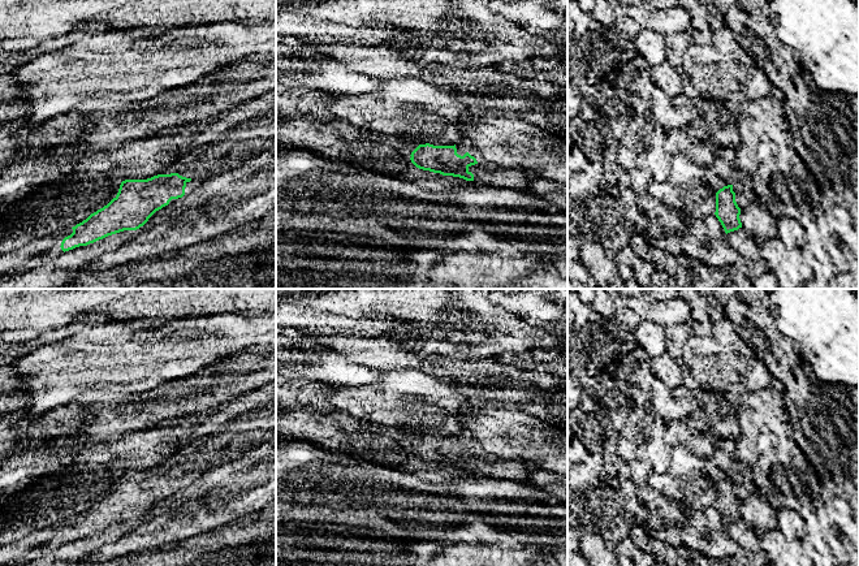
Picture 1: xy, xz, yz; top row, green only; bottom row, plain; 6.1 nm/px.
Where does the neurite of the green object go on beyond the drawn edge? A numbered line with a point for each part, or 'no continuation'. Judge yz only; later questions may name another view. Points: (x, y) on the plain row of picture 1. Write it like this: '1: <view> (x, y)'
no continuation

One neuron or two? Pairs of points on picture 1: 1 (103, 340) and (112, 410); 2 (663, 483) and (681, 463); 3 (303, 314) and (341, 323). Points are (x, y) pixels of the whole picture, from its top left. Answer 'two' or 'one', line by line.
1: two
2: one
3: one

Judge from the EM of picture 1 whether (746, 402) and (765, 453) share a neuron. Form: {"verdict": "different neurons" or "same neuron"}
{"verdict": "same neuron"}

